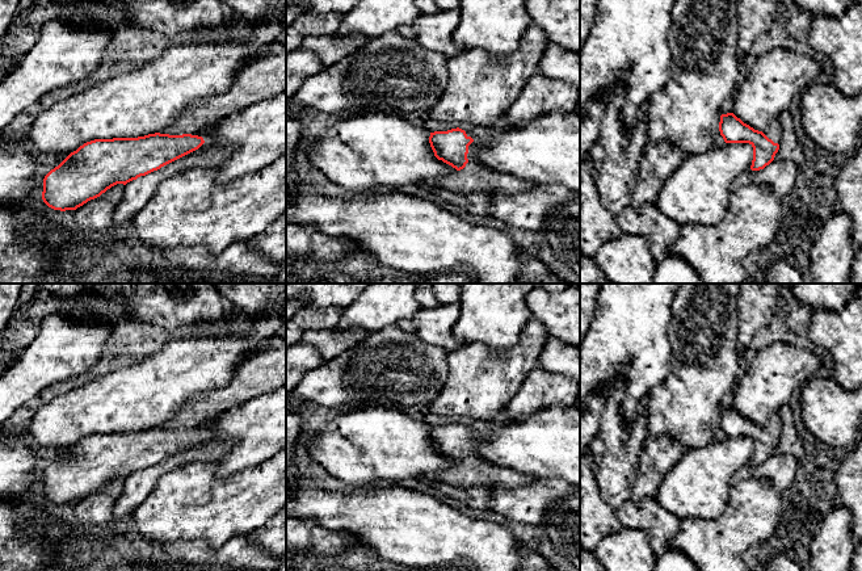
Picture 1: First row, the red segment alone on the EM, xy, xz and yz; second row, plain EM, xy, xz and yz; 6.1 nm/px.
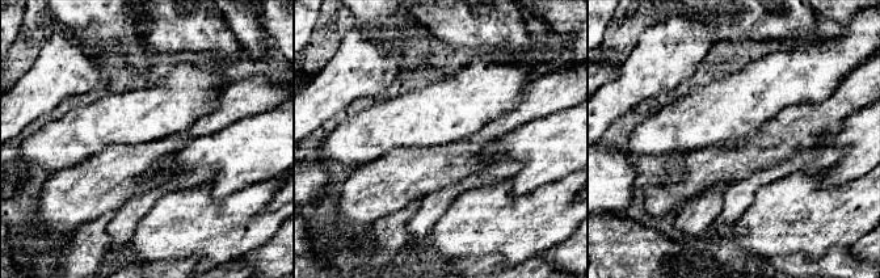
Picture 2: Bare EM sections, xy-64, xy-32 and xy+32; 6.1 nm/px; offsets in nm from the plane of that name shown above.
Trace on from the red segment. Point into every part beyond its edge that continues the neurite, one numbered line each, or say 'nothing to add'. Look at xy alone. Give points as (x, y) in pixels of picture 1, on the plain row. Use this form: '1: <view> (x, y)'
1: xy (265, 370)

